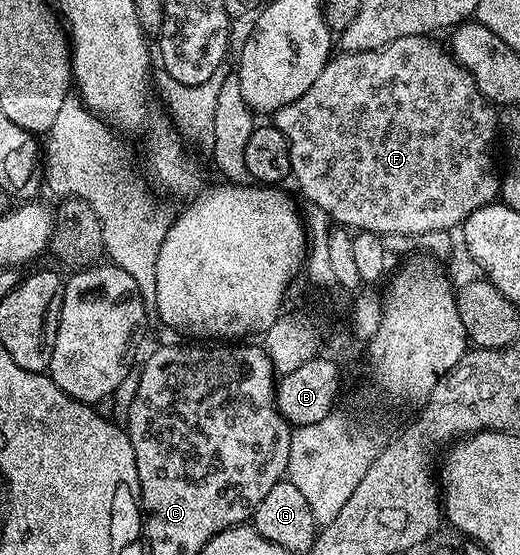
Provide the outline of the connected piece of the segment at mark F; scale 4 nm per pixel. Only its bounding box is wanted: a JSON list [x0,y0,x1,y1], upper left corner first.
[273,35,501,237]

